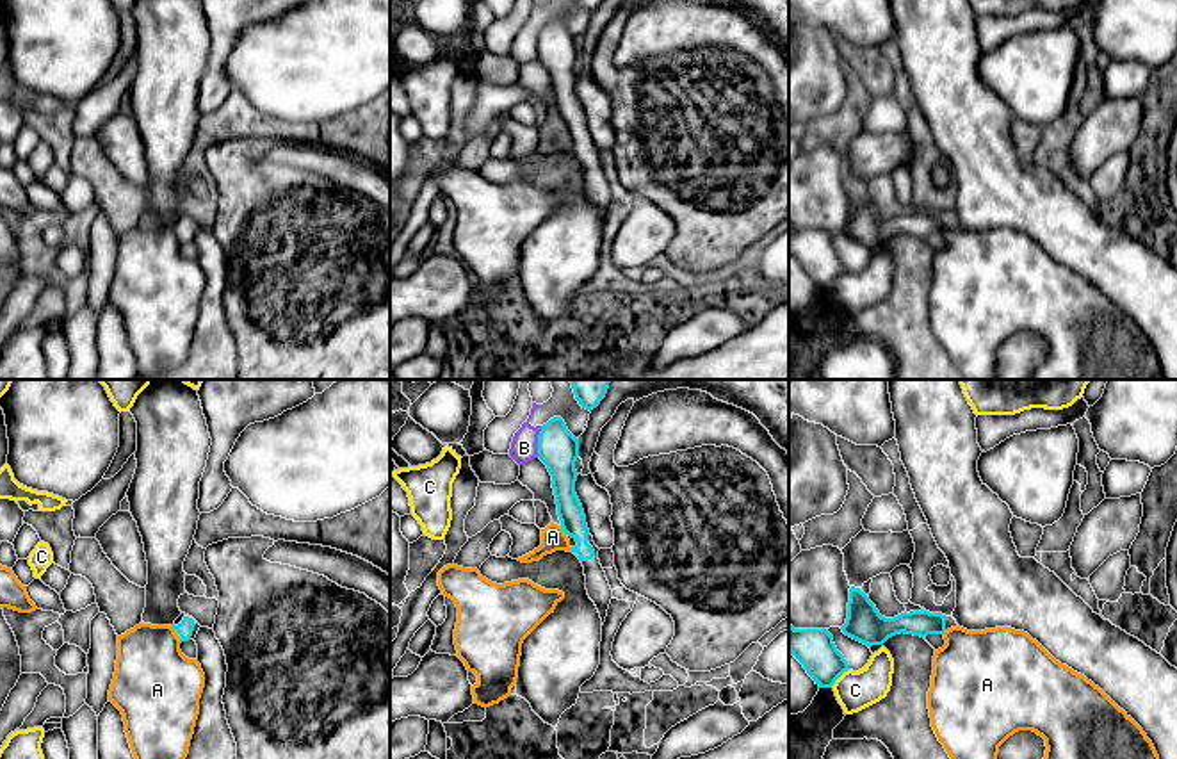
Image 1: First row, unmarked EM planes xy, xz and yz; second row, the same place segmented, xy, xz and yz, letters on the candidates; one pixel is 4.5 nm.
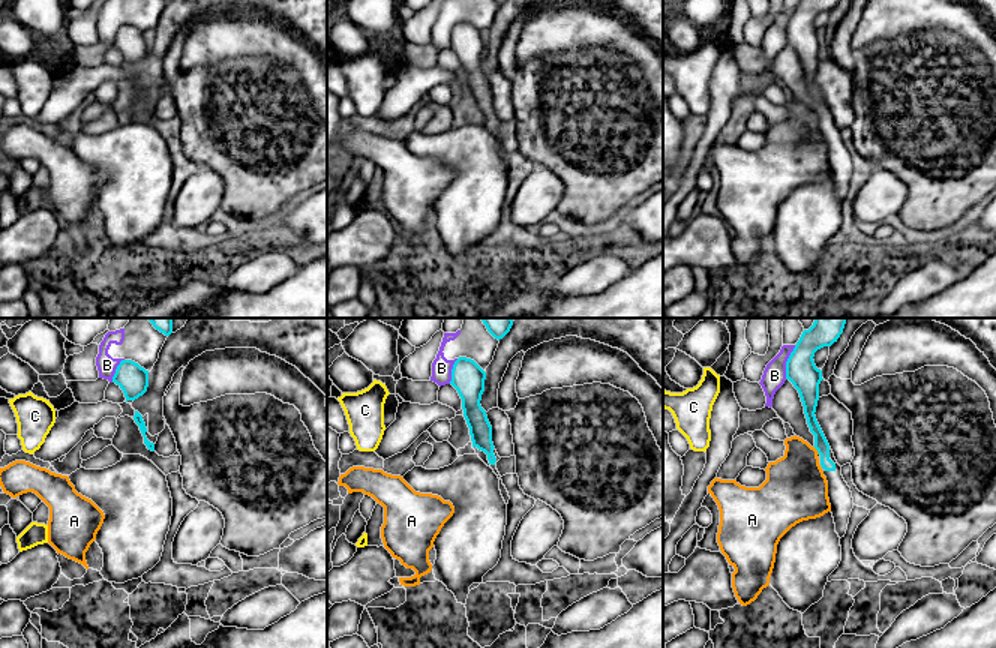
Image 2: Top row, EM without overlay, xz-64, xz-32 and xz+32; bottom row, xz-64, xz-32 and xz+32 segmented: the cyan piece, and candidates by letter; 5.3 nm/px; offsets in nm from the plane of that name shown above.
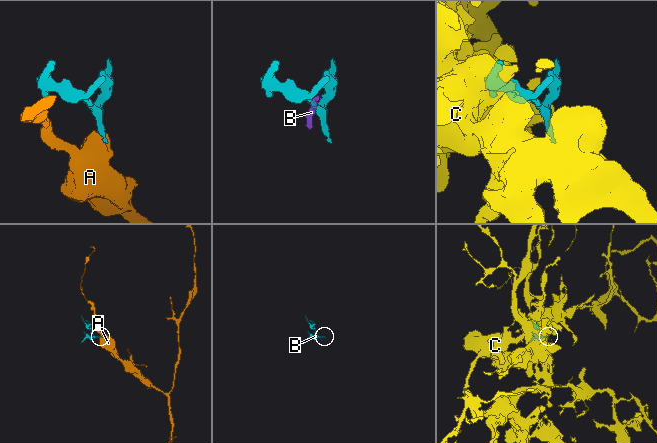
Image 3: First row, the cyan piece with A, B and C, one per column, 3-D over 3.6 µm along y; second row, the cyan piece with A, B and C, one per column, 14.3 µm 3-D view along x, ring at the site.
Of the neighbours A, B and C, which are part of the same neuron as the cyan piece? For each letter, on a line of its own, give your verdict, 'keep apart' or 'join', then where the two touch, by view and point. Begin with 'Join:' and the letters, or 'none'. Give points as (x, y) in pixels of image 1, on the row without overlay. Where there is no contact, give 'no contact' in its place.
Join: none
A: keep apart | xz (563, 130)
B: keep apart | xz (538, 43)
C: keep apart | yz (839, 277)

